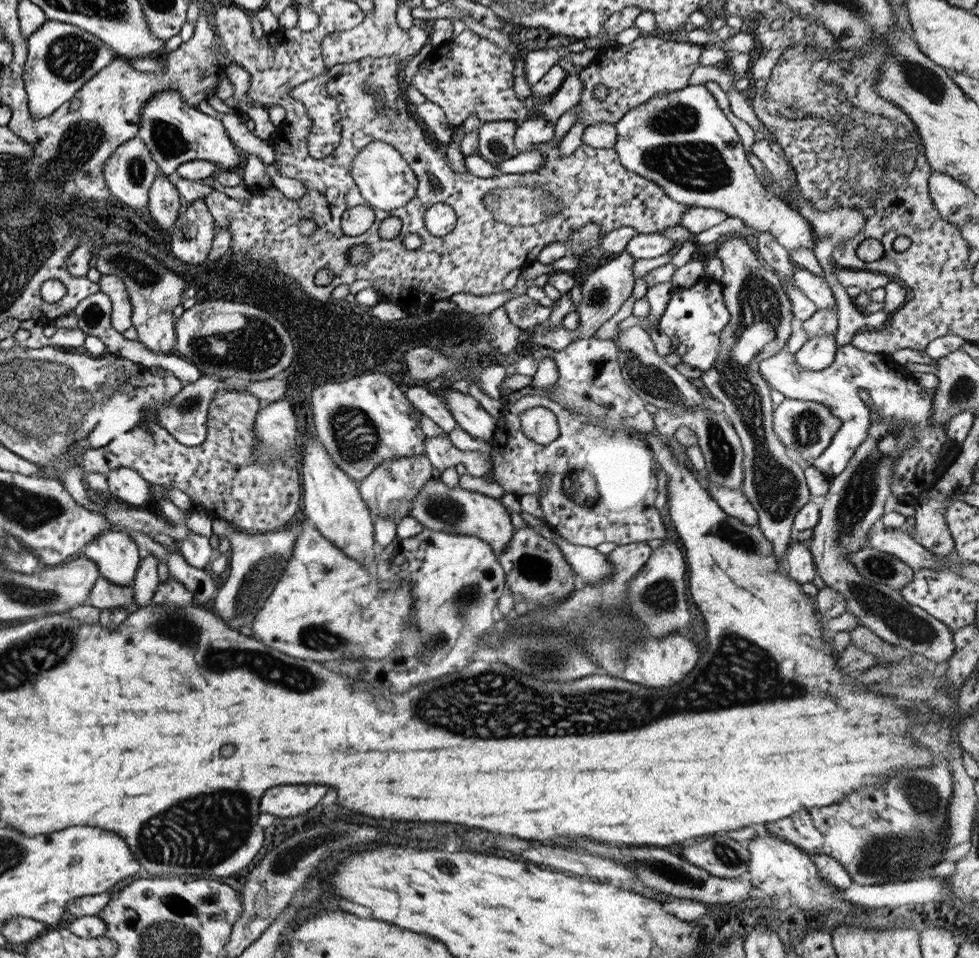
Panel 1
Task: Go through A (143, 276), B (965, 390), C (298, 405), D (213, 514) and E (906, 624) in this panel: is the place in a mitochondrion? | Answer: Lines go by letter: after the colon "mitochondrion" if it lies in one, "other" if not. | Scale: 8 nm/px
A: mitochondrion
B: mitochondrion
C: other
D: other
E: mitochondrion

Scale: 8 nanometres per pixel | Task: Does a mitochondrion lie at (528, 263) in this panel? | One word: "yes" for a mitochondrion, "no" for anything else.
no

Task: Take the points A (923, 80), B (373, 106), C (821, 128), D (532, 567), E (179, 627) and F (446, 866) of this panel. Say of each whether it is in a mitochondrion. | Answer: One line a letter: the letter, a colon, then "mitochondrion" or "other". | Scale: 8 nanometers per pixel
A: mitochondrion
B: mitochondrion
C: other
D: mitochondrion
E: mitochondrion
F: other

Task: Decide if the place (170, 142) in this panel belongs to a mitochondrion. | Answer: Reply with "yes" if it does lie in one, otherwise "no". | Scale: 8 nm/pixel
yes

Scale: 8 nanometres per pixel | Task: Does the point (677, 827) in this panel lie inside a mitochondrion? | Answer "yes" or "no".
no

